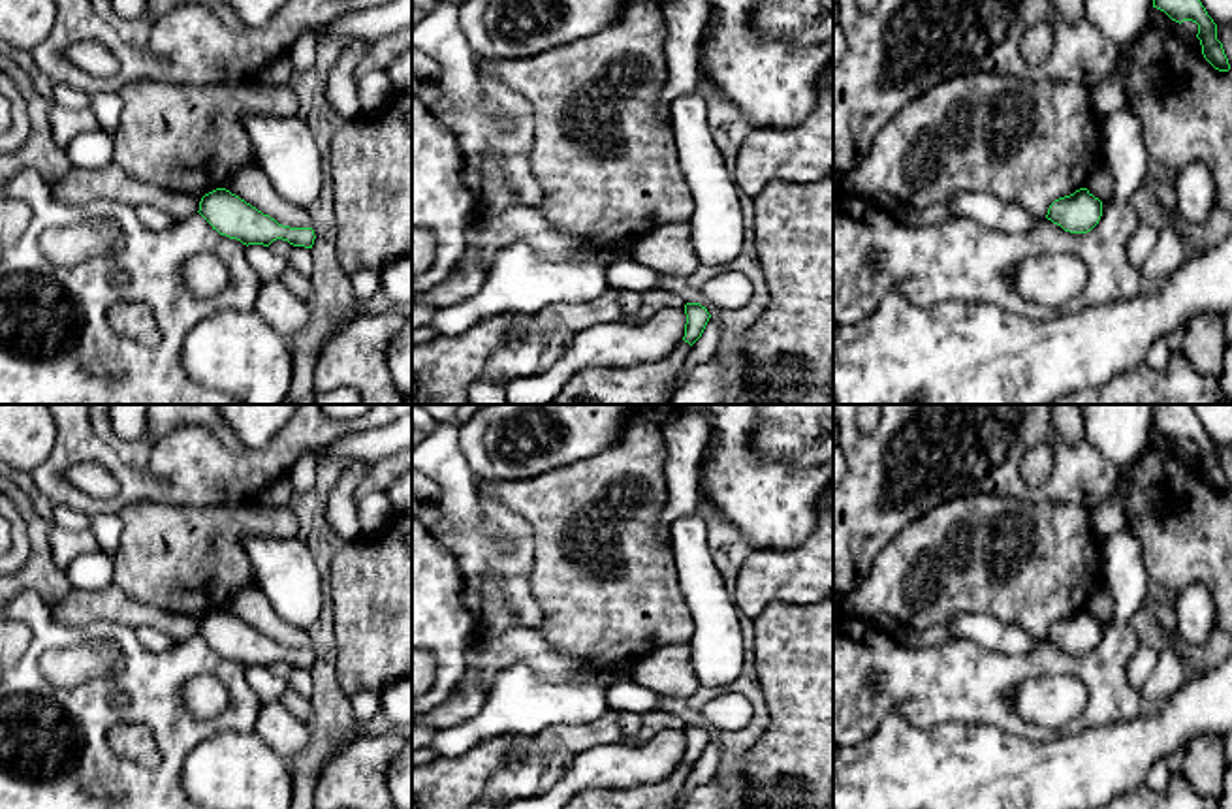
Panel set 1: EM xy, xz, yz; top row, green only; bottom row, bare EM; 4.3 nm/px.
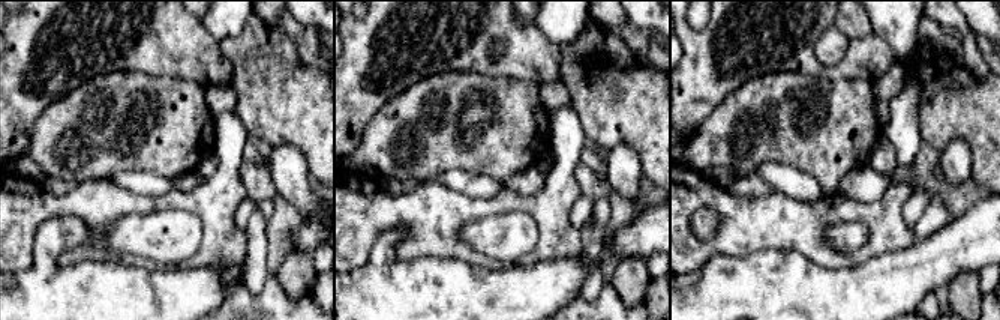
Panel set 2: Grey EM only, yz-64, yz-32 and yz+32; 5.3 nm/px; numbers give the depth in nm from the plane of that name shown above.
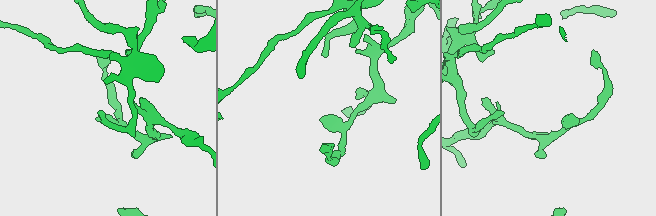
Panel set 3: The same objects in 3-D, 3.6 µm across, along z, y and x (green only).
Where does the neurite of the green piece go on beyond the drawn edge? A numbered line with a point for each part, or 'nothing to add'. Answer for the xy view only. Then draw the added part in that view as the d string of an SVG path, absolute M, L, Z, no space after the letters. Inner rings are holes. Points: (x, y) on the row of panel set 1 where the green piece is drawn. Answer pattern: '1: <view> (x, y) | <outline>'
nothing to add

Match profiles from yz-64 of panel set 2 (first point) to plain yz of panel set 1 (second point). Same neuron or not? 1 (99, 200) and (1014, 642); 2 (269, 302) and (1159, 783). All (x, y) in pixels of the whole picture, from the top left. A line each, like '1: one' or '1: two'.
1: two
2: two

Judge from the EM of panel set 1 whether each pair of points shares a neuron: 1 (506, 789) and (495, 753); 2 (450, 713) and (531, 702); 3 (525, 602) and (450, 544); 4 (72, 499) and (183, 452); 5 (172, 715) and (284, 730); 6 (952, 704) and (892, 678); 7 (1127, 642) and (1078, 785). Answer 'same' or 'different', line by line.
1: different
2: different
3: same
4: same
5: different
6: same
7: different

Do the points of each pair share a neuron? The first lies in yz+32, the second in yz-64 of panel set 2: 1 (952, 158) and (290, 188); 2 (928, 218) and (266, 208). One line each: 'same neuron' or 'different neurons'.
1: same neuron
2: same neuron

